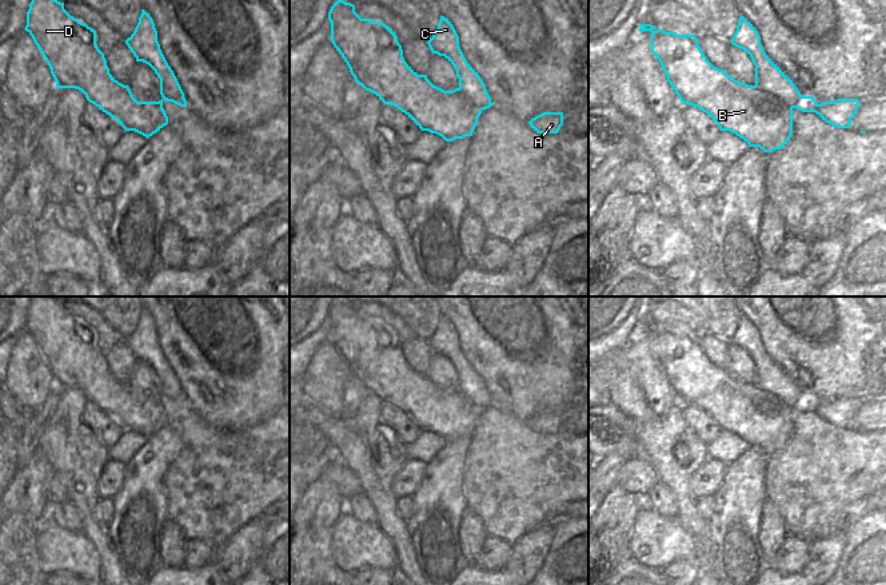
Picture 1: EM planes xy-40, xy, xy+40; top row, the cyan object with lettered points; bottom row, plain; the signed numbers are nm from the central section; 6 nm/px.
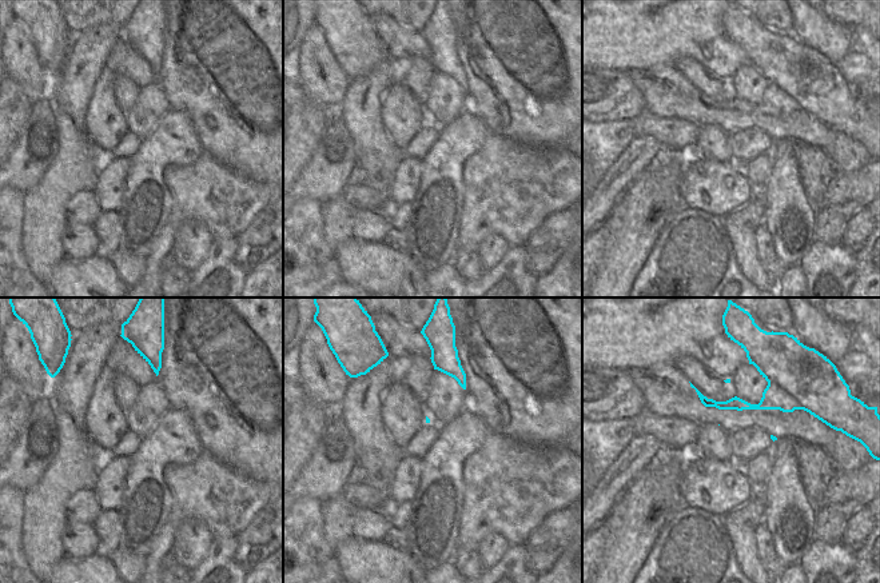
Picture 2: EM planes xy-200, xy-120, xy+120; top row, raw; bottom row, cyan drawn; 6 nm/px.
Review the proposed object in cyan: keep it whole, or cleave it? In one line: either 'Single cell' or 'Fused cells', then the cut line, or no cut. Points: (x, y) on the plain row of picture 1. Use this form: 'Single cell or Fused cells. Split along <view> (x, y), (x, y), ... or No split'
Single cell. No split.

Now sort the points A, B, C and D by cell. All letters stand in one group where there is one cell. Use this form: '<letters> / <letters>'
A B C D

